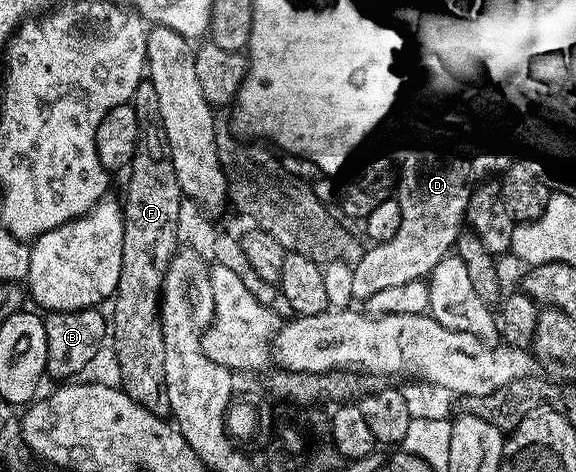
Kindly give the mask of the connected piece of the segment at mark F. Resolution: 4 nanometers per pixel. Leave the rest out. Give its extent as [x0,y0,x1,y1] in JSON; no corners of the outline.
[113,78,184,419]

